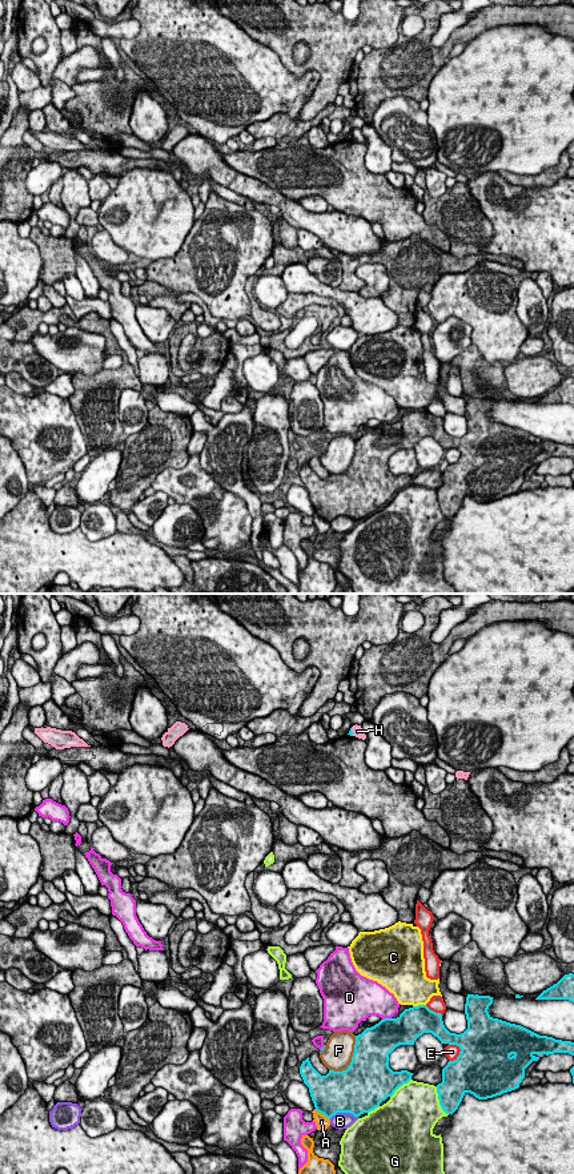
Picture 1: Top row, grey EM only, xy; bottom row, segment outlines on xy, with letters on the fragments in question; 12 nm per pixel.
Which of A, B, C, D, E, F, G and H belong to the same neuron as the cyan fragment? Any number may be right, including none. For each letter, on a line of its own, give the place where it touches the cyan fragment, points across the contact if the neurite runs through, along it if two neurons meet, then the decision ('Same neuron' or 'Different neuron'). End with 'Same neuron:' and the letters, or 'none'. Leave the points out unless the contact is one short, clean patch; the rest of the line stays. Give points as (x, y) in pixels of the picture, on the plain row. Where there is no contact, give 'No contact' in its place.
A: Touches cyan at xy (322, 517). Boundary: xy (314, 513), (329, 523). Different neuron
B: Touches cyan at xy (342, 515). Different neuron
C: Touches cyan at xy (418, 409). Different neuron
D: Touches cyan at xy (386, 422). Different neuron
E: Touches cyan at xy (460, 458). Different neuron
F: Touches cyan at xy (352, 465). Different neuron
G: Touches cyan at xy (440, 505). Different neuron
H: Touches cyan at xy (352, 136). Boundary: xy (350, 132), (353, 139). Different neuron
Same neuron: none

